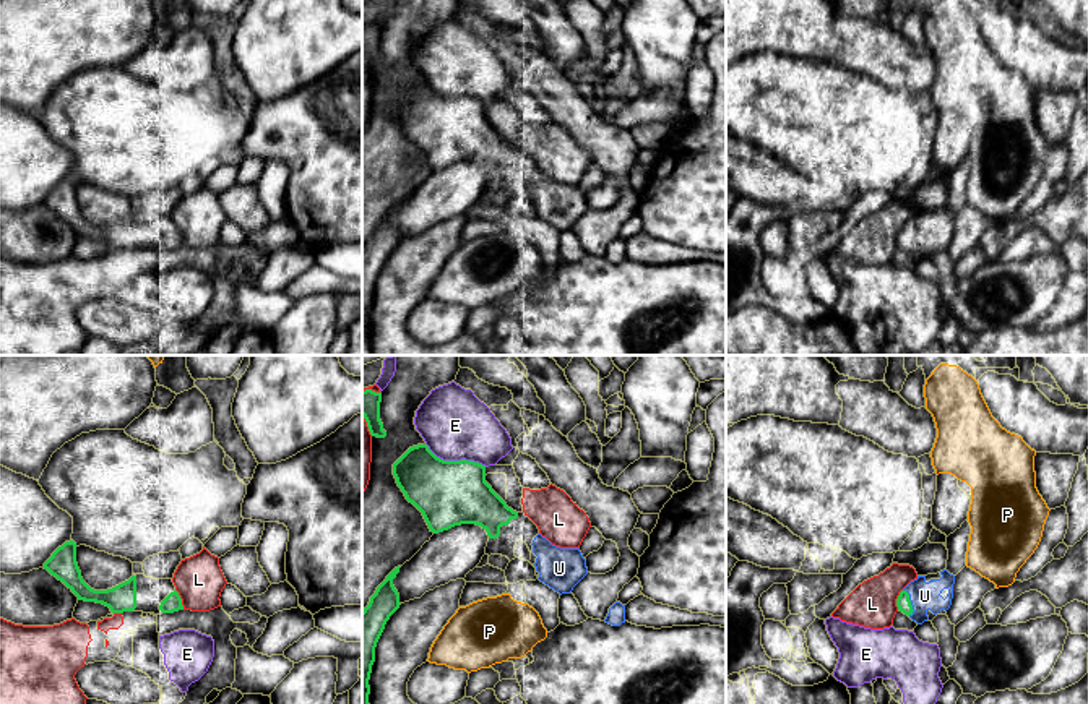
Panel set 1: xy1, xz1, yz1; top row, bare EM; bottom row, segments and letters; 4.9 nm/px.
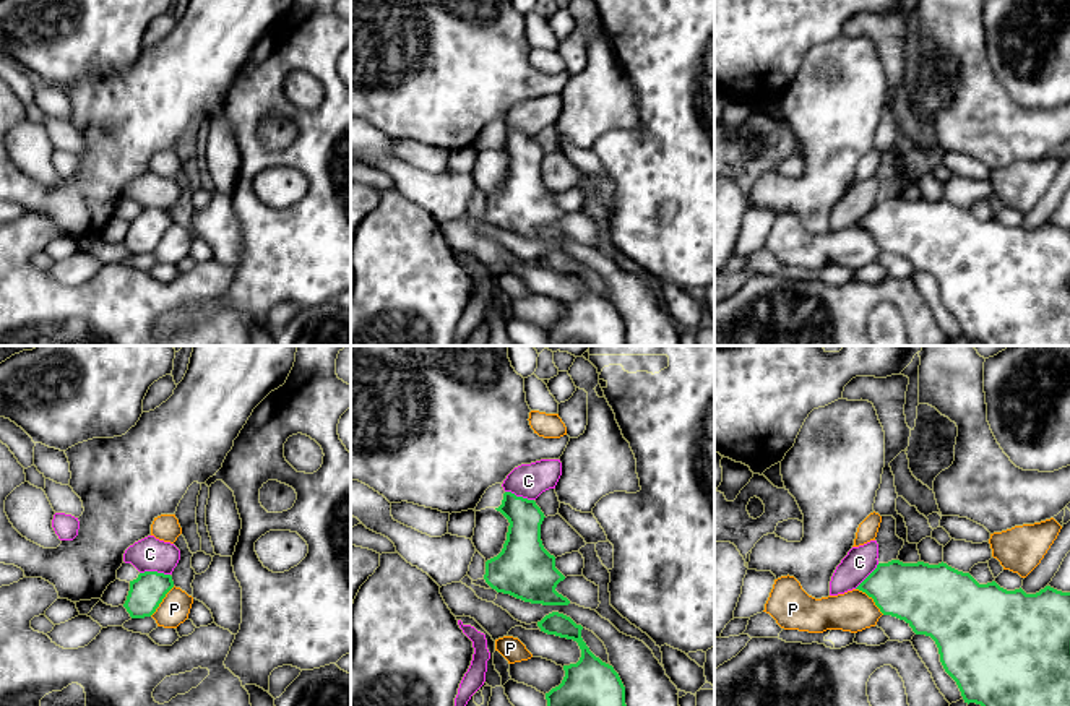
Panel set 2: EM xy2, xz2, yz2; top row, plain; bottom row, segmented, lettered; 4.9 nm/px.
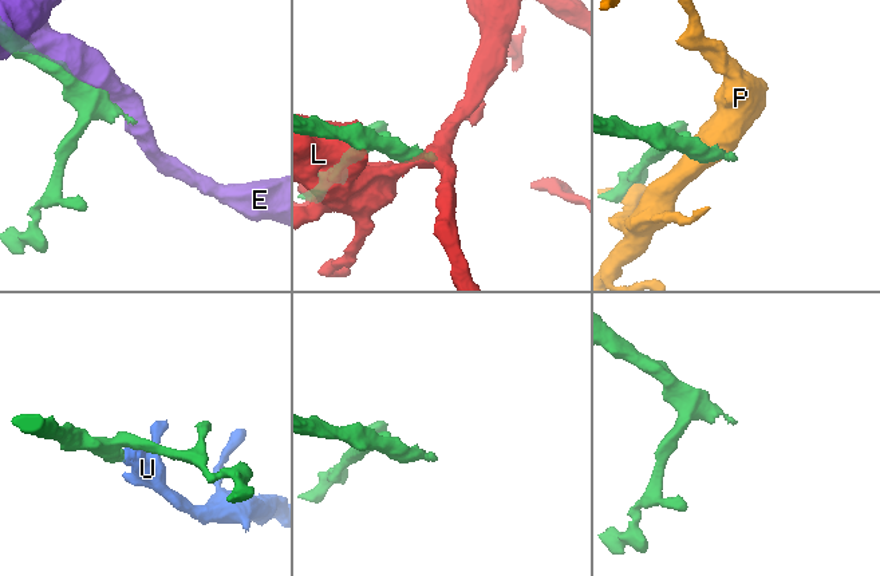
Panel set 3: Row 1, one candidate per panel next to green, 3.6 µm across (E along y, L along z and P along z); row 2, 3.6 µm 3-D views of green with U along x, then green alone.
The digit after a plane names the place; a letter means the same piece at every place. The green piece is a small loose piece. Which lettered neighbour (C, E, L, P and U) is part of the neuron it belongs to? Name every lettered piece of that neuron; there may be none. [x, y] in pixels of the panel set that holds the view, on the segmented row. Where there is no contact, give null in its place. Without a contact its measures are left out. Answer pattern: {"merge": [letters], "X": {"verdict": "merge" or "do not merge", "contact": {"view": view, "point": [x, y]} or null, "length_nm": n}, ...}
{"merge": ["U"], "C": {"verdict": "do not merge", "contact": {"view": "xy2", "point": [155, 572]}, "length_nm": 150}, "E": {"verdict": "do not merge", "contact": {"view": "xz1", "point": [455, 461]}, "length_nm": 320}, "L": {"verdict": "do not merge", "contact": {"view": "xy1", "point": [181, 599]}, "length_nm": 110}, "P": {"verdict": "do not merge", "contact": {"view": "yz2", "point": [872, 598]}, "length_nm": 190}, "U": {"verdict": "merge", "contact": {"view": "yz1", "point": [910, 602]}, "length_nm": 140}}

